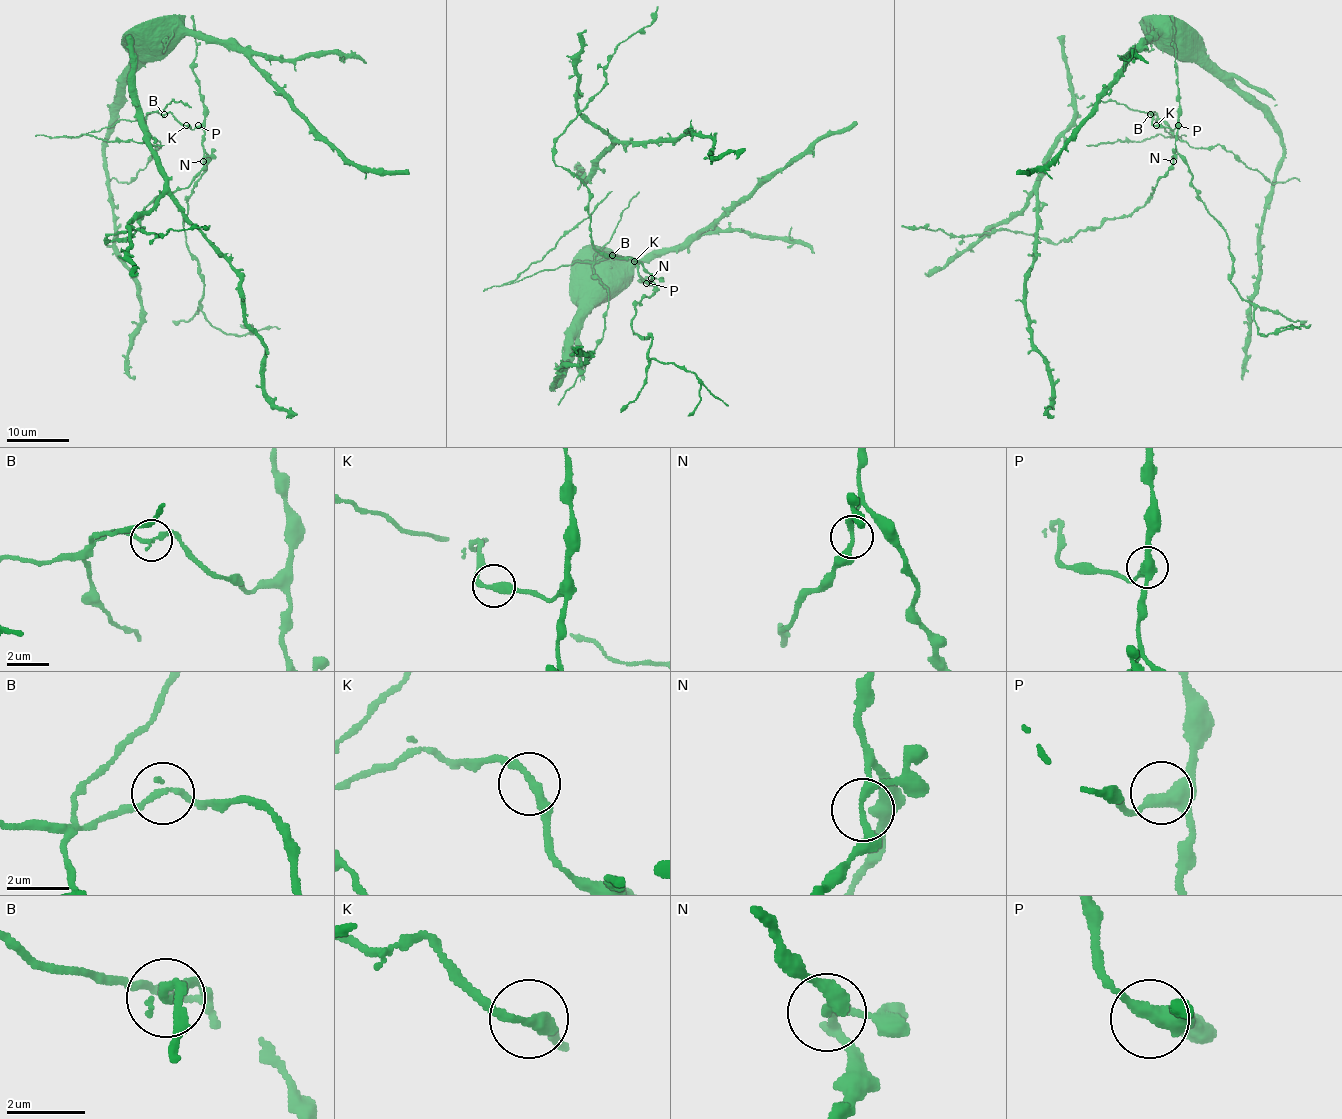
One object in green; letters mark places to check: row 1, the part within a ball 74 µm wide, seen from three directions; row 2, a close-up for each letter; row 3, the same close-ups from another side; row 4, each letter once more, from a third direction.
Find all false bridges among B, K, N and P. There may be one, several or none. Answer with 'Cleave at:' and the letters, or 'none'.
Cleave at: B

